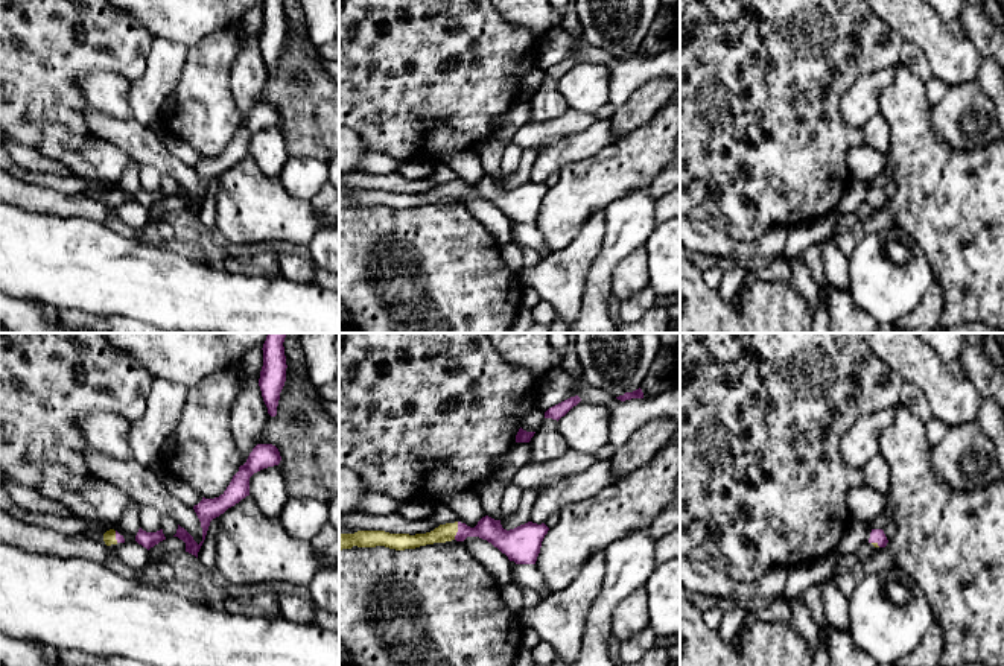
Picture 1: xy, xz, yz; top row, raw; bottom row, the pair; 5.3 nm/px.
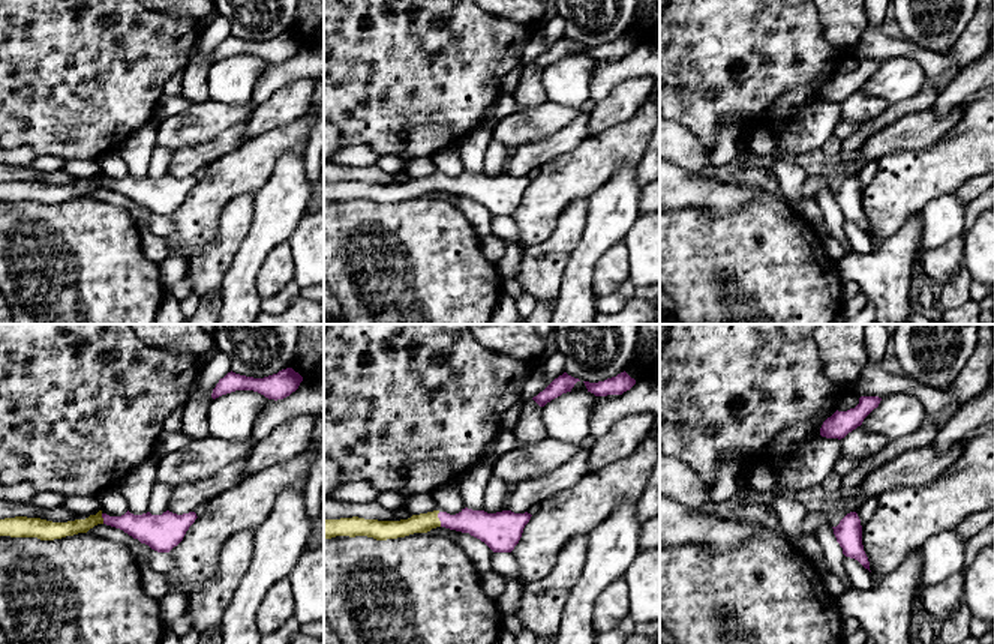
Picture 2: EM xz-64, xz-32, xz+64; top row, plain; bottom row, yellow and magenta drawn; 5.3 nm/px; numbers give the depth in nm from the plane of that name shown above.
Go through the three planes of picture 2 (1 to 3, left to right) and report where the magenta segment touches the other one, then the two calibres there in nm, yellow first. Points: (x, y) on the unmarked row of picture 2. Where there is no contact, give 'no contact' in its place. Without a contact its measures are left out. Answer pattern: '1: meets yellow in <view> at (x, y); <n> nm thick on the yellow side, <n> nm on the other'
1: meets yellow in xz-64 at (102, 182); 90 nm thick on the yellow side, 160 nm on the other
2: meets yellow in xz-32 at (438, 183); 110 nm thick on the yellow side, 150 nm on the other
3: no contact

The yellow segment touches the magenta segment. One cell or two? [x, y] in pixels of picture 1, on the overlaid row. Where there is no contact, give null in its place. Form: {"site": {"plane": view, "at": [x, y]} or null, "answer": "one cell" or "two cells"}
{"site": {"plane": "xz", "at": [457, 531]}, "answer": "one cell"}

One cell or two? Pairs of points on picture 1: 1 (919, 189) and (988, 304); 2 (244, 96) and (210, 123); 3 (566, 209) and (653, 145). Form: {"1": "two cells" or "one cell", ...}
{"1": "one cell", "2": "two cells", "3": "one cell"}

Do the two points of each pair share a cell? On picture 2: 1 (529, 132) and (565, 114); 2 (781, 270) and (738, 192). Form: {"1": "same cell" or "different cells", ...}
{"1": "same cell", "2": "different cells"}

